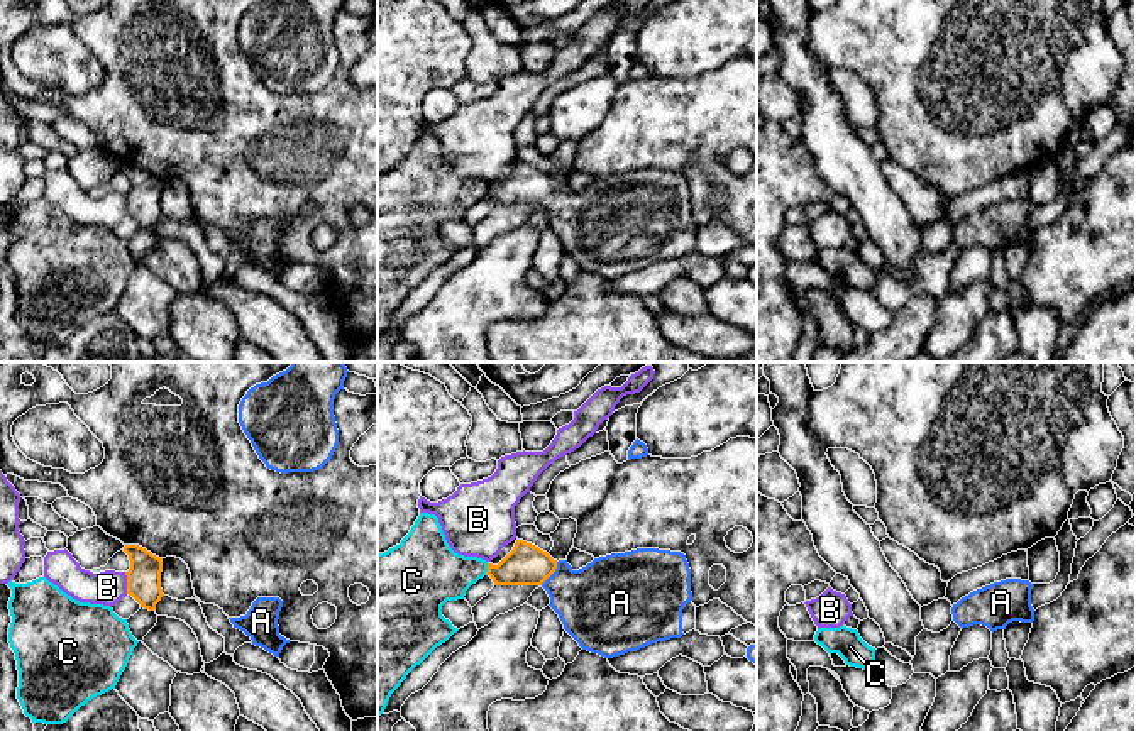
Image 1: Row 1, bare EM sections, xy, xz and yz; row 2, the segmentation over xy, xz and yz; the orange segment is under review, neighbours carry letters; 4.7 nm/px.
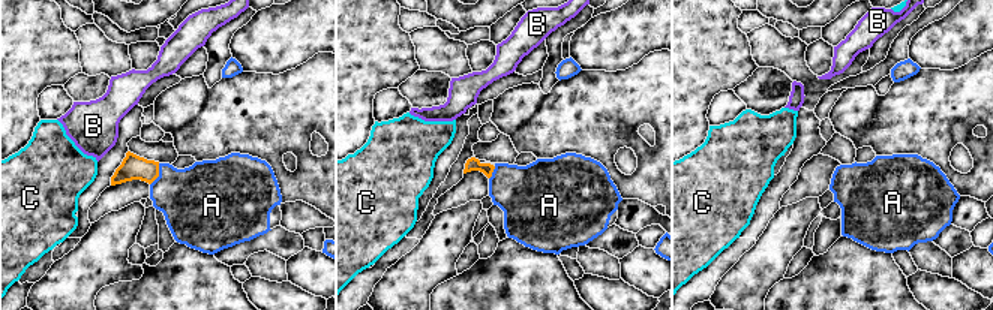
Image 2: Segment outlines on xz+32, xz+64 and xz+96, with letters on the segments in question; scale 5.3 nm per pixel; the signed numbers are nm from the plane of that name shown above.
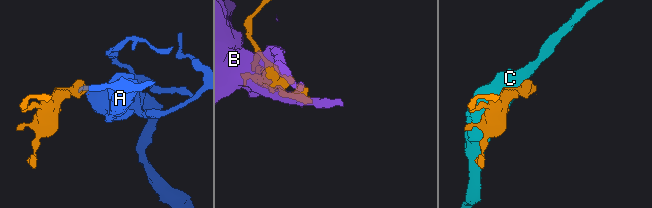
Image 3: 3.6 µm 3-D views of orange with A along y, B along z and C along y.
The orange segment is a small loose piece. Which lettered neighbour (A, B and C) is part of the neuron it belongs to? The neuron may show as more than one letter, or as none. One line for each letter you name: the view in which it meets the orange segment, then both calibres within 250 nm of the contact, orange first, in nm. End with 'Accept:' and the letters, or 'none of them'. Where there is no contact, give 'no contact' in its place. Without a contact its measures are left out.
A: xz | 190/360 nm
Accept: A

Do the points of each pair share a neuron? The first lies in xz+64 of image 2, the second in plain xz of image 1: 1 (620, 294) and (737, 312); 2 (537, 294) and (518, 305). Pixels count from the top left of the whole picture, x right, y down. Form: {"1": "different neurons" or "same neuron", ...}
{"1": "different neurons", "2": "different neurons"}

